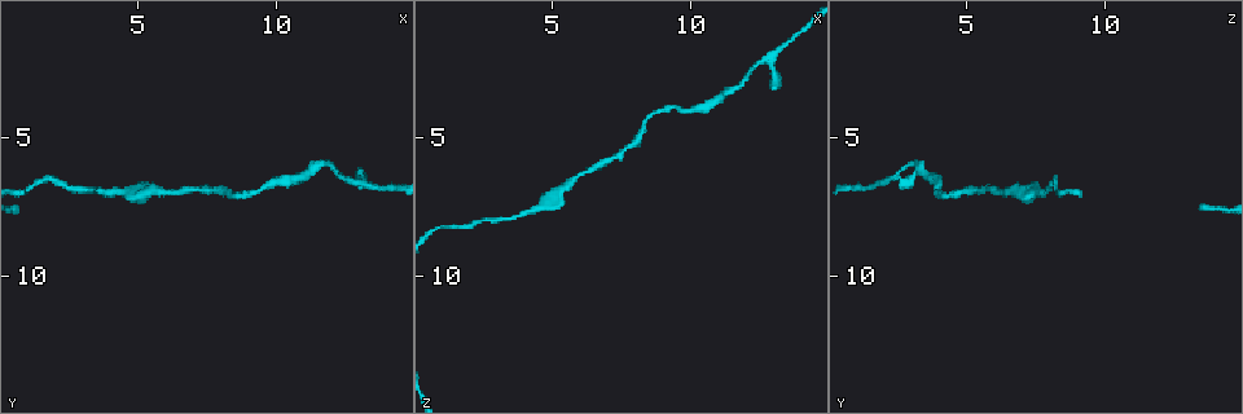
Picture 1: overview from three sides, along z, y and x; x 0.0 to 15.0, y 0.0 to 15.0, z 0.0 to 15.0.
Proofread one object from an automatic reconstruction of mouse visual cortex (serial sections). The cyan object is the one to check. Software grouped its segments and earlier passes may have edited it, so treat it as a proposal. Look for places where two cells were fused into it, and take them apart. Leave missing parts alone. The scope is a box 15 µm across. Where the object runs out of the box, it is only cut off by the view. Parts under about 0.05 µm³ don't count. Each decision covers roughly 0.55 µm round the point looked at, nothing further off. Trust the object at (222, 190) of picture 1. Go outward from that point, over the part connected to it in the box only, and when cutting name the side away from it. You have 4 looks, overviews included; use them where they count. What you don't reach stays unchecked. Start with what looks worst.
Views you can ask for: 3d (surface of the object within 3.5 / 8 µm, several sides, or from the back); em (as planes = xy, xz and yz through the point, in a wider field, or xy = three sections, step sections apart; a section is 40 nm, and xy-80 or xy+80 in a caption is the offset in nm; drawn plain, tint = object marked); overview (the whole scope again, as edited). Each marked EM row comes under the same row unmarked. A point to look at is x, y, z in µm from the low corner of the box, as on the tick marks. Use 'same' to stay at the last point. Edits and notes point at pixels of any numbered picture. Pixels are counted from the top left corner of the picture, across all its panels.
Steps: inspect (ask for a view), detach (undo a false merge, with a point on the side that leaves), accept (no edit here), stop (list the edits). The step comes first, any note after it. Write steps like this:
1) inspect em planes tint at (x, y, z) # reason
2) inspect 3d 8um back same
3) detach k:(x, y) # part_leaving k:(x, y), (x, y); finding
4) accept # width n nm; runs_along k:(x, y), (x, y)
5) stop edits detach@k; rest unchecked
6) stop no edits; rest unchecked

inspect 3d 3.5um at (12.7, 6.5, 2.2) # abrupt turn

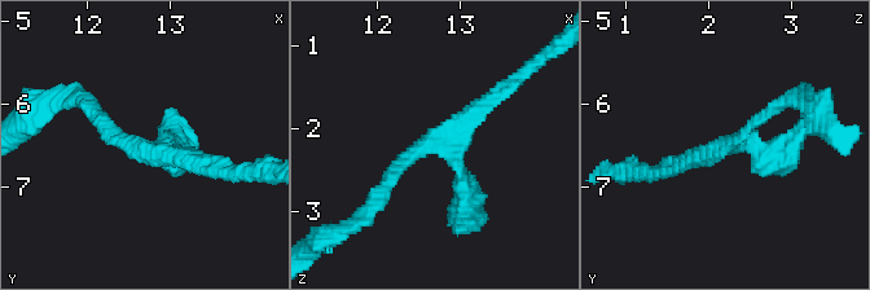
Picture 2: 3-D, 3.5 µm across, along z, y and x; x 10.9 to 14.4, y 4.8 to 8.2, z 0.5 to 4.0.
accept # arm_widths 150, 200, 250 nm; runs_along 2:(378, 196), (411, 156), (497, 93); all the same cell

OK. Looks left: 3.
inspect 3d 8um at (4.2, 7.0, 7.6) # thick turns thin

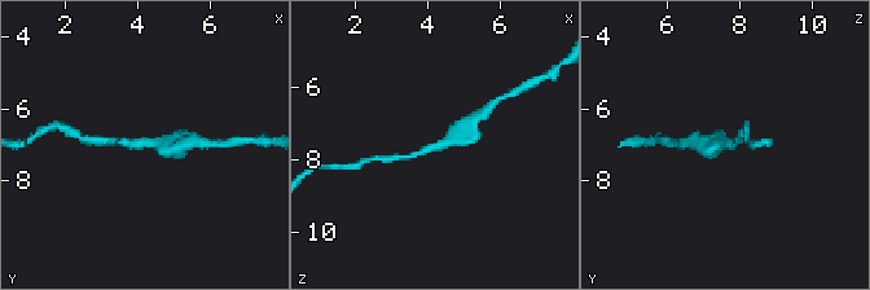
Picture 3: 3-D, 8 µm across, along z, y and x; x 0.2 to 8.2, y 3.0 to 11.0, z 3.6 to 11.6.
inspect 3d 3.5um at (4.1, 7.0, 7.7) # zoom in

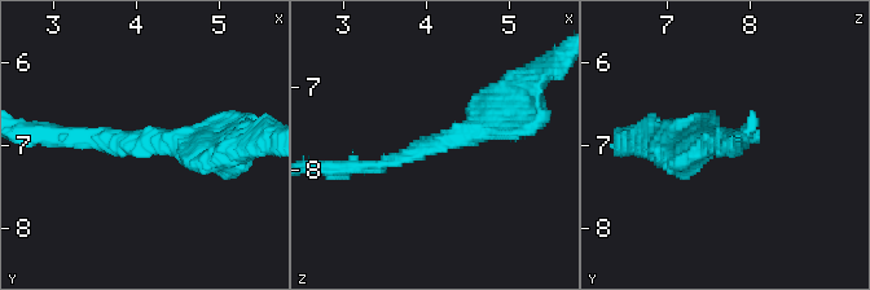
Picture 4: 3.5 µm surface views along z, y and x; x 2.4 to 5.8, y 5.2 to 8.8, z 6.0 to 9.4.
accept # arm_widths 150, 400 nm; runs_along 4:(510, 108), (431, 148), (355, 165); all the same cell

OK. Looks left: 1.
stop no edits; rest unchecked

